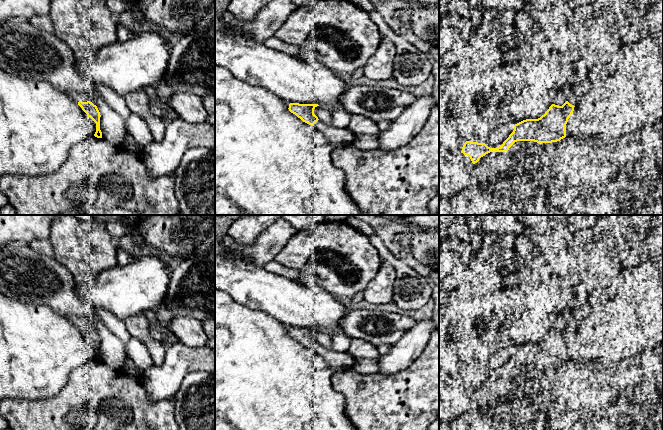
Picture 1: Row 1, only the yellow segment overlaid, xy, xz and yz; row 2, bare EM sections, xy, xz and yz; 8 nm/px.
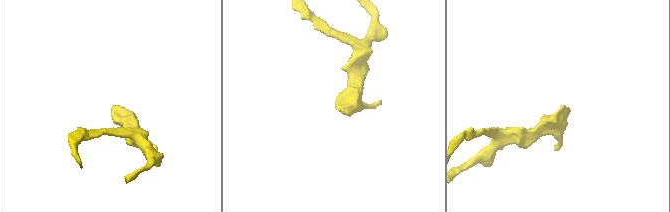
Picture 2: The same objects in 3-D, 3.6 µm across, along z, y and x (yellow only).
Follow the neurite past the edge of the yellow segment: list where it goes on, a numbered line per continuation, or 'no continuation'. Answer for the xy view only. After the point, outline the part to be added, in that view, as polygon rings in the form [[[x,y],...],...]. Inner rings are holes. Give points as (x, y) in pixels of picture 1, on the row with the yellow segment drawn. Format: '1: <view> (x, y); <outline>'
1: xy (75, 96); [[[72,91],[72,92],[68,93],[68,95],[73,101],[75,101],[77,103],[79,101],[82,101],[82,102],[90,101],[94,105],[96,105],[94,97],[88,93],[79,93],[79,92]]]

